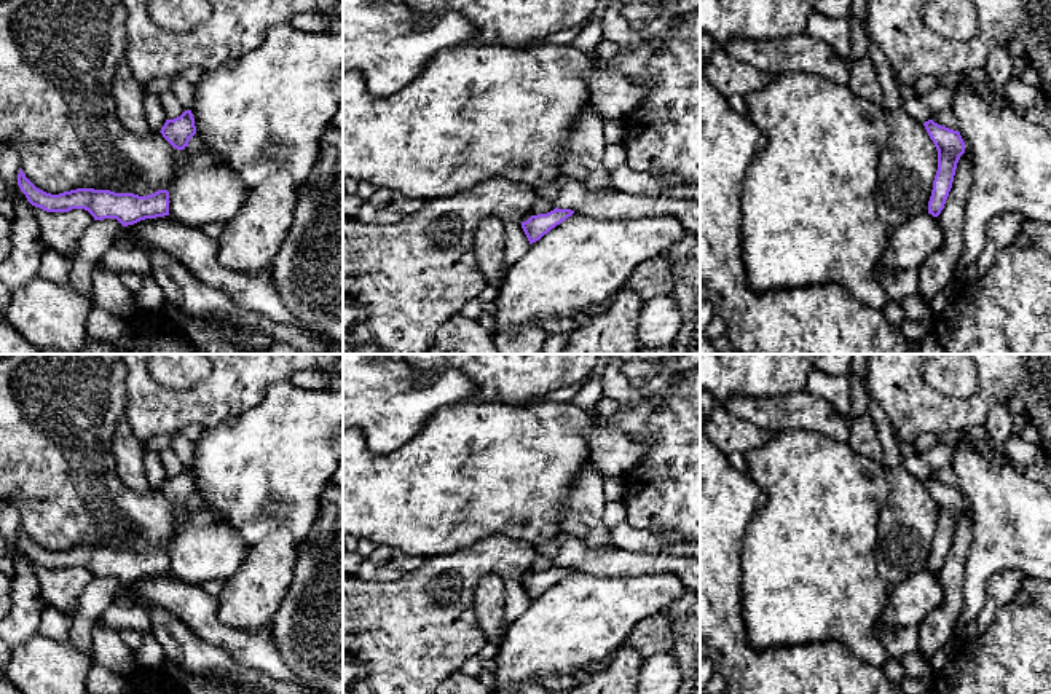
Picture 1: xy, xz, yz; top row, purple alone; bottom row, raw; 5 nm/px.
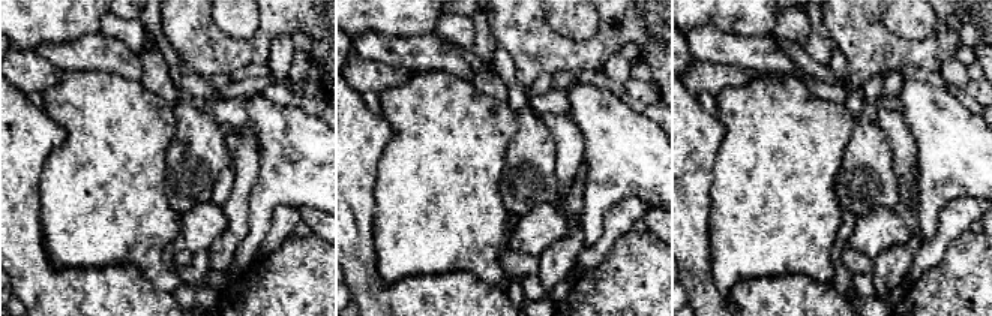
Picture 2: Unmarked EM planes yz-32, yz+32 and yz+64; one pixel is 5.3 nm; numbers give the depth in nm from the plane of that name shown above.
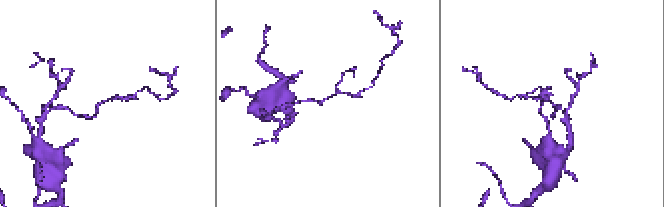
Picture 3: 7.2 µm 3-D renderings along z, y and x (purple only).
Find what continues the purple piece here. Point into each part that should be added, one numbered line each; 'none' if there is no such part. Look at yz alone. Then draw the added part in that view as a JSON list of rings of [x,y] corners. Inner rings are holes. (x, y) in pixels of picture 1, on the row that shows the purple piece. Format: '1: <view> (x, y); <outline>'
none

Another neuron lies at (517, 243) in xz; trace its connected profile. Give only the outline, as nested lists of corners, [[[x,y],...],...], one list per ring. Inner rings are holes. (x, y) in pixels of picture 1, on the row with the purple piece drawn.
[[[509,220],[506,222],[506,247],[504,255],[507,263],[518,260],[528,249],[529,241],[522,228],[520,222]]]

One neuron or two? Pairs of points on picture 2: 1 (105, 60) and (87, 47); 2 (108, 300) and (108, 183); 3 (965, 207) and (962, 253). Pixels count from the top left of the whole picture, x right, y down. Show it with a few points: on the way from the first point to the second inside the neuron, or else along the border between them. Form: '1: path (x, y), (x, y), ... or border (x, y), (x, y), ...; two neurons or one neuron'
1: path (101, 56), (92, 51); one neuron
2: border (74, 267), (134, 264), (143, 273); two neurons
3: border (968, 228), (949, 244), (940, 258); two neurons

